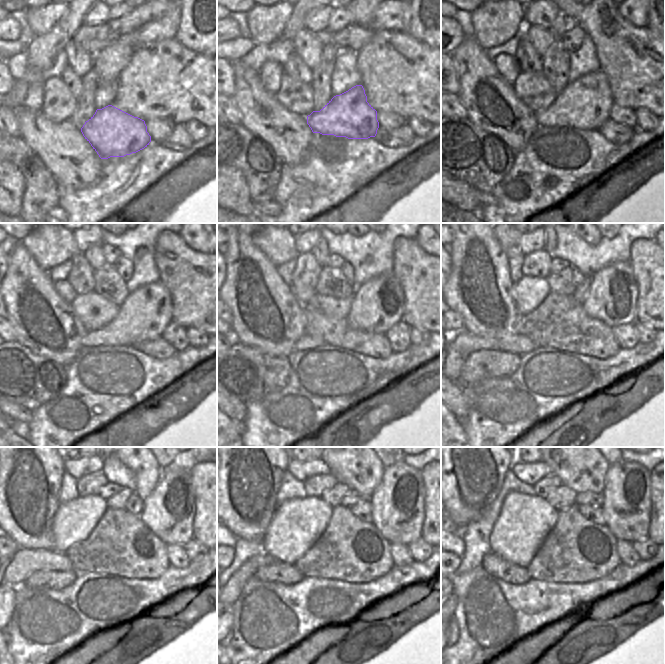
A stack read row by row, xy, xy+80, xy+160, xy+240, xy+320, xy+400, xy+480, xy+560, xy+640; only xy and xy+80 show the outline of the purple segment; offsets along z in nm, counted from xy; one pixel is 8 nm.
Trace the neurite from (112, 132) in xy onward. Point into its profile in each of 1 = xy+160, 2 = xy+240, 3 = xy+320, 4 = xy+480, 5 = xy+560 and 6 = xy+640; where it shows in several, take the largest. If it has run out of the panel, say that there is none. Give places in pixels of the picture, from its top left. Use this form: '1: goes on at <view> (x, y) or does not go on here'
1: goes on at xy+160 (585, 103)
2: goes on at xy+240 (146, 312)
3: goes on at xy+320 (377, 305)
4: goes on at xy+480 (168, 511)
5: goes on at xy+560 (397, 505)
6: goes on at xy+640 (626, 508)

